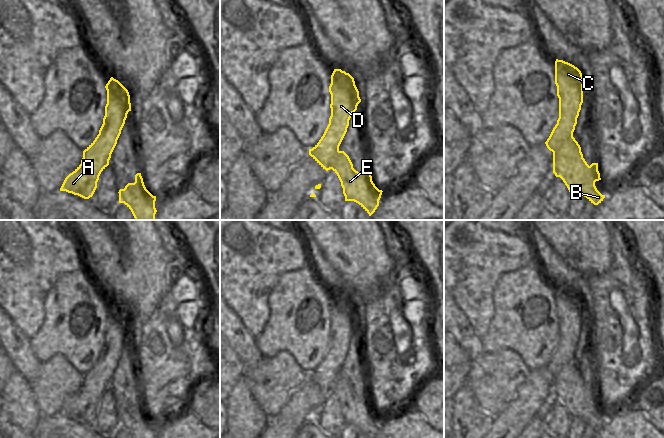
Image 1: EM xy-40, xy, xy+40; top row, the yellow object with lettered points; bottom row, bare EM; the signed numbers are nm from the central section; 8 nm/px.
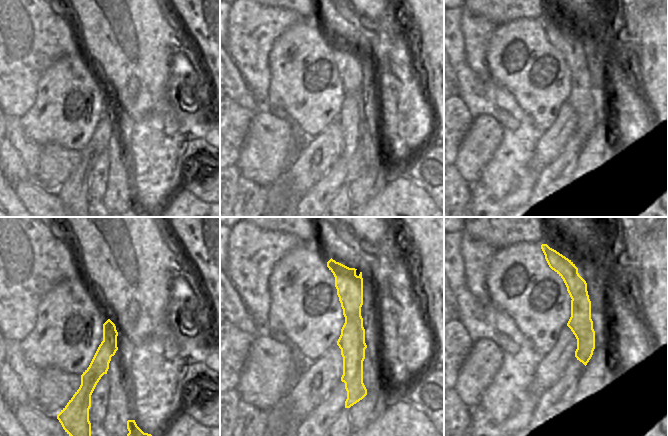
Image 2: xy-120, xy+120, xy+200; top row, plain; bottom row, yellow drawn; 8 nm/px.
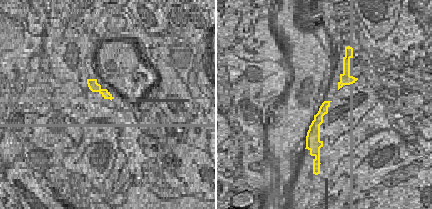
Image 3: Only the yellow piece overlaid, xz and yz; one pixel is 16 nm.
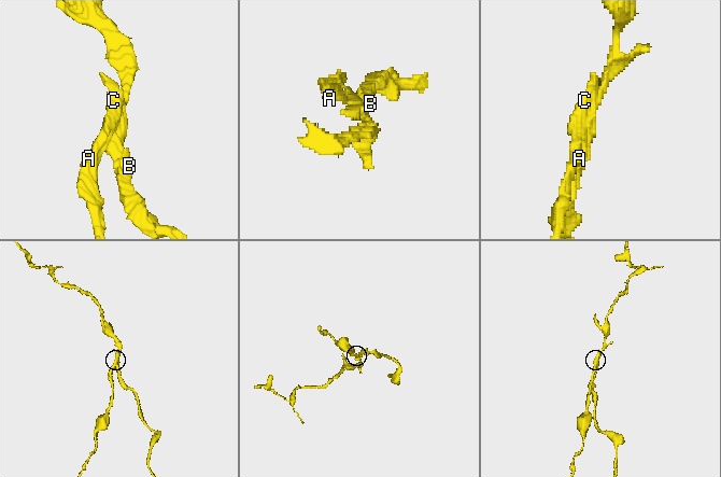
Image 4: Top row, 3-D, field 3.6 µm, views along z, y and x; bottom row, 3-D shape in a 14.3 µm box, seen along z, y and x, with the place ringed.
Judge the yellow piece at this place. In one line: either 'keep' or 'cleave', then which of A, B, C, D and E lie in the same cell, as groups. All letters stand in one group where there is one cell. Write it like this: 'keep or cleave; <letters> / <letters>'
cleave; A C D / B E

